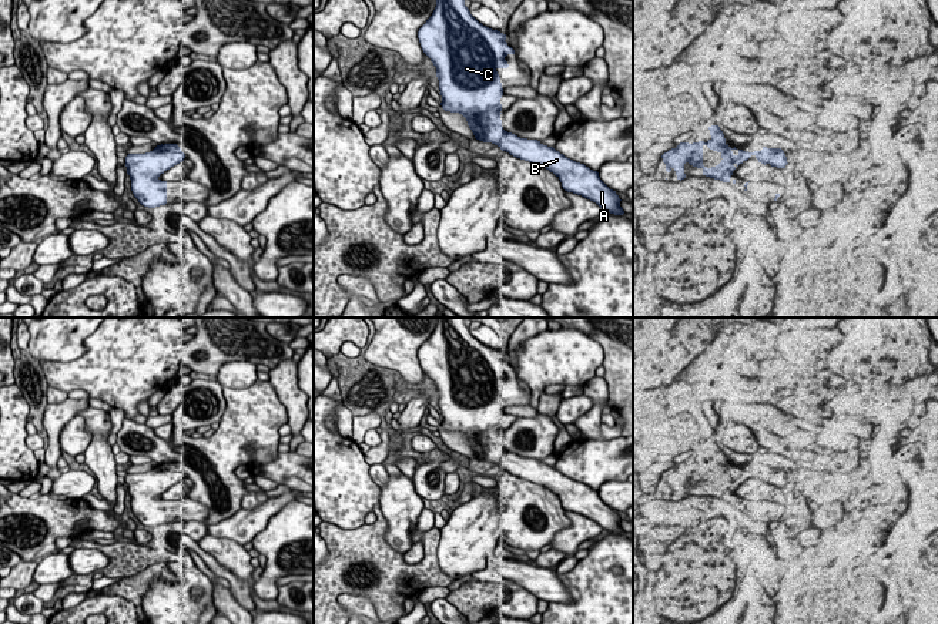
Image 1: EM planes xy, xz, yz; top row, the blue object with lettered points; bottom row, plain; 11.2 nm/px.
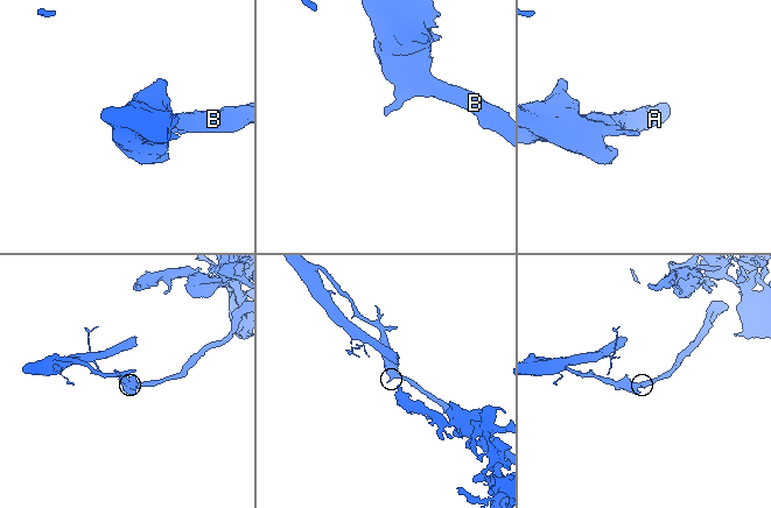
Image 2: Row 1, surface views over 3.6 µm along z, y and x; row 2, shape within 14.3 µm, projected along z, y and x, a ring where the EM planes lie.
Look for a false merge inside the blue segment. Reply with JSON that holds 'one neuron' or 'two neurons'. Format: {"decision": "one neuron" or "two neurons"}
{"decision": "two neurons"}

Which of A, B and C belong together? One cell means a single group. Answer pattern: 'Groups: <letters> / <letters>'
Groups: A B / C

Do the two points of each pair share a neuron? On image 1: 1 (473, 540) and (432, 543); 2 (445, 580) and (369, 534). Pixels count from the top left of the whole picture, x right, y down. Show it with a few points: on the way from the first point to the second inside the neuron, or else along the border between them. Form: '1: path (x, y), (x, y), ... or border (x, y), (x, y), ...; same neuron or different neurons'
1: border (439, 530), (438, 564), (448, 574); different neurons
2: path (425, 576), (404, 576), (382, 554); same neuron

